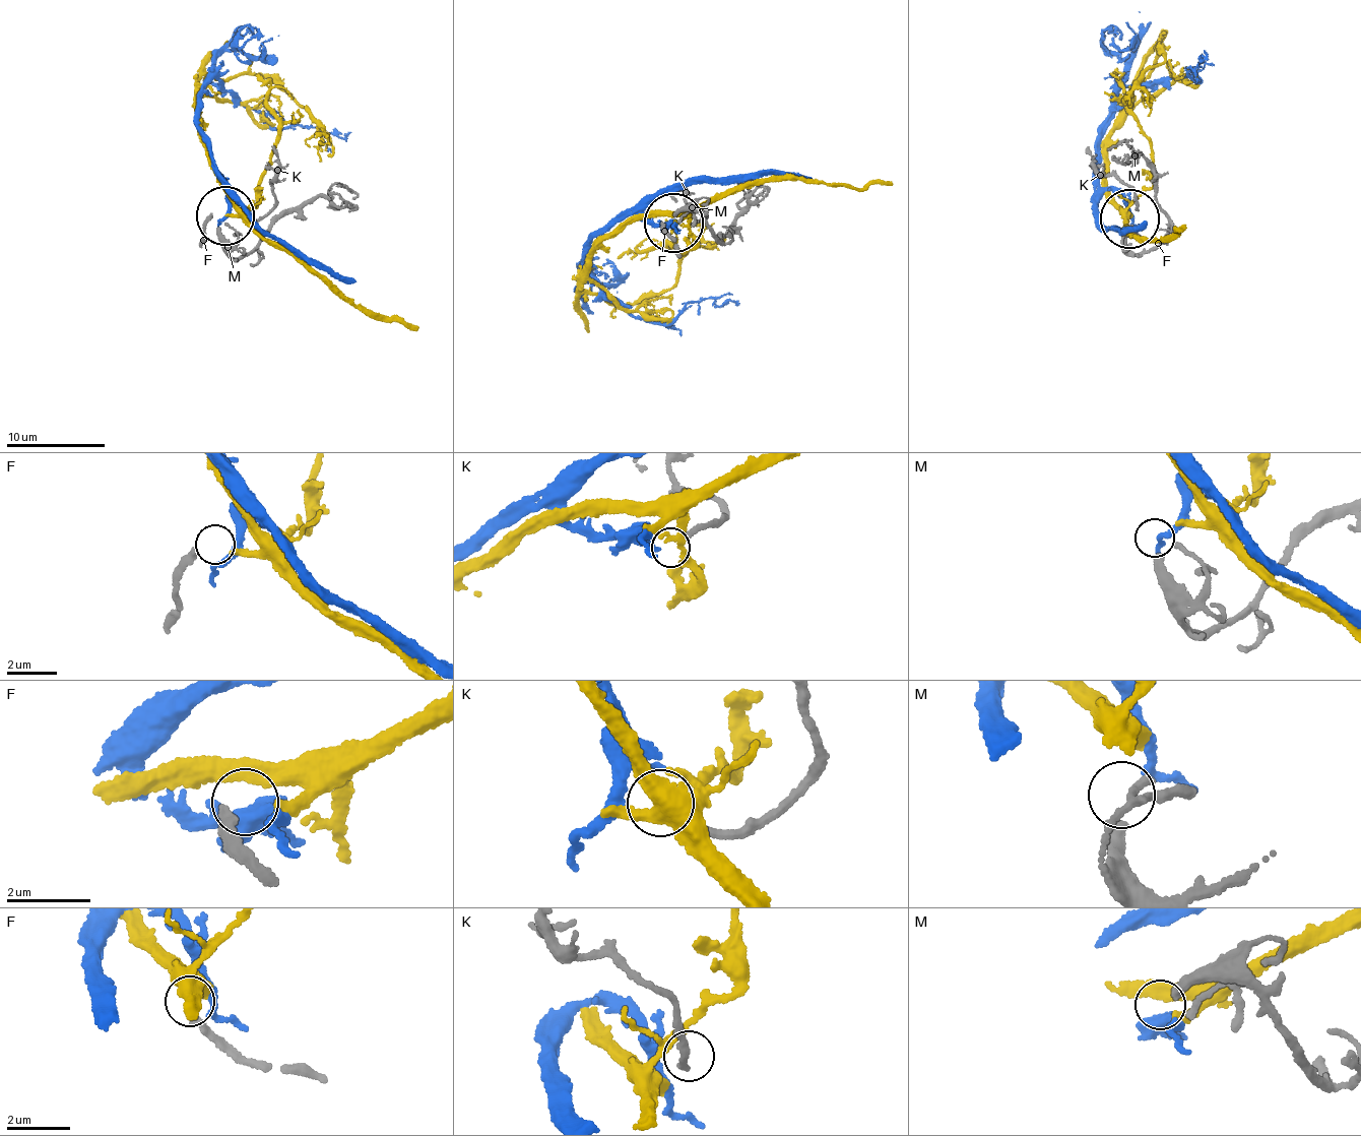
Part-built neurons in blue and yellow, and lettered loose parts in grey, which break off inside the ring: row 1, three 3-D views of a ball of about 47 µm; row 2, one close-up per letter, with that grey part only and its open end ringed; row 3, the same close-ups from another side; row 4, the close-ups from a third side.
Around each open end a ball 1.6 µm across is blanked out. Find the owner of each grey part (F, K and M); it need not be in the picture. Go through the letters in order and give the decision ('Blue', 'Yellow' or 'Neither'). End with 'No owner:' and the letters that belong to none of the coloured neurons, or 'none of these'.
F: Yellow
K: Neither
M: Blue
No owner: K

